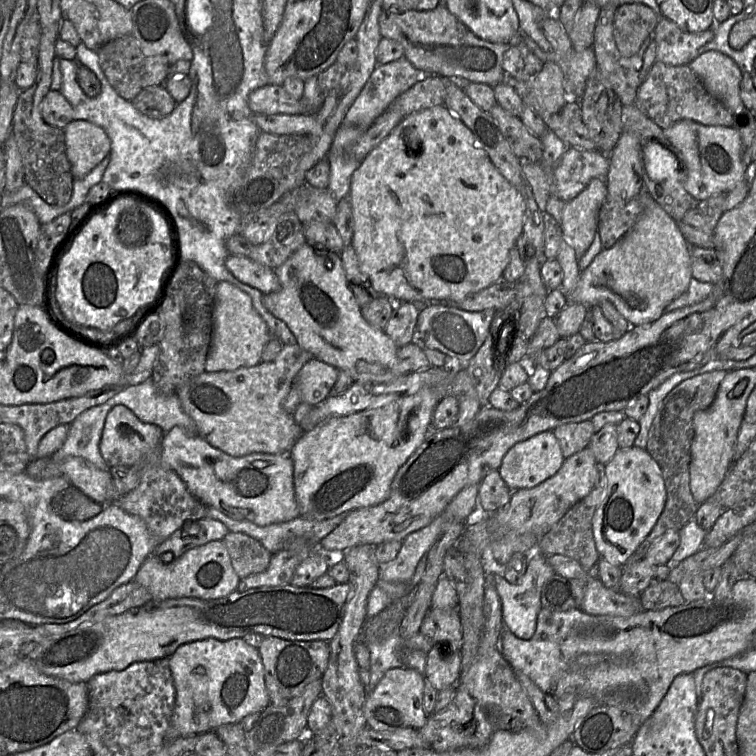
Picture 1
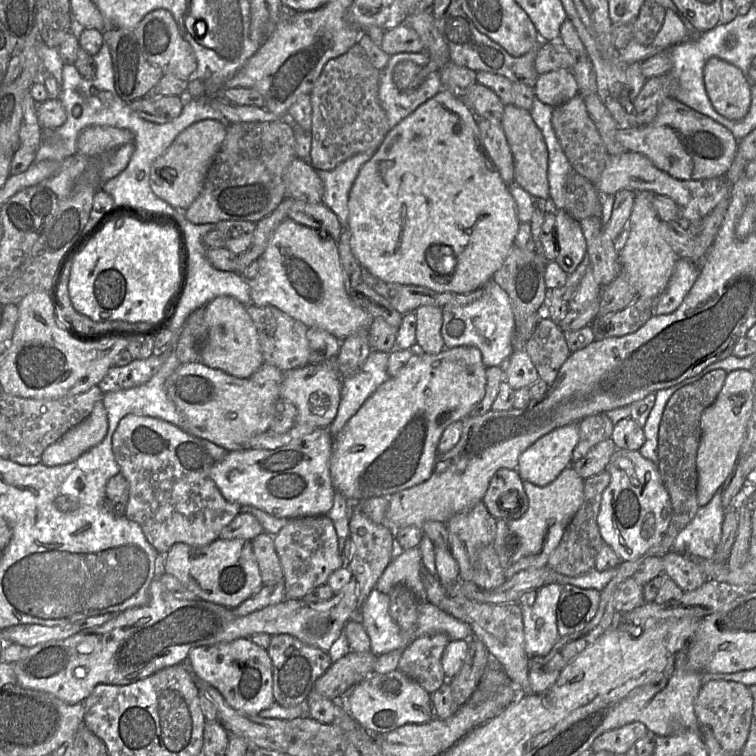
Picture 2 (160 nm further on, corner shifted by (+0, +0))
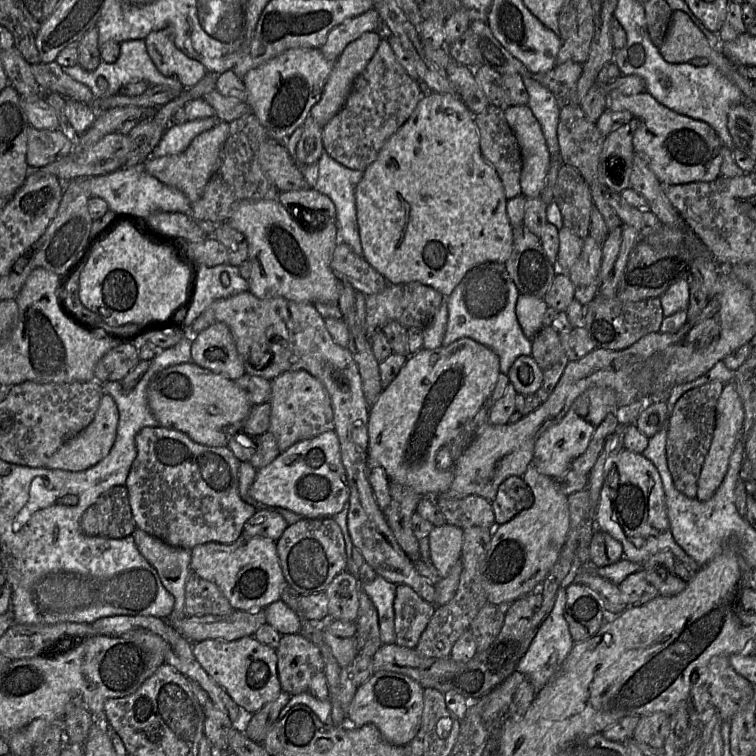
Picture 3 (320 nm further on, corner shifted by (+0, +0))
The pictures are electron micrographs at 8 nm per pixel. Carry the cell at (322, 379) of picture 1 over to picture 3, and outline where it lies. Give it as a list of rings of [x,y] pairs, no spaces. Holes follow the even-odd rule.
[[[305,370],[284,372],[271,380],[271,397],[269,403],[271,405],[271,416],[268,431],[274,435],[280,453],[286,451],[299,441],[314,438],[334,429],[334,416],[330,397],[323,384]]]

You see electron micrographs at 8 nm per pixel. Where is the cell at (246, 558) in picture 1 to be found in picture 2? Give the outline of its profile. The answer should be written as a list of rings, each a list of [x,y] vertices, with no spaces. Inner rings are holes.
[[[267,533],[257,535],[251,540],[251,545],[263,584],[274,585],[283,582],[283,570],[274,547],[273,536]]]

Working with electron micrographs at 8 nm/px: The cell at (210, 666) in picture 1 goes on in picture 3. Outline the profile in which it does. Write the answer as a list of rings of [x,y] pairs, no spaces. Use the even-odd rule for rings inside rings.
[[[254,635],[226,641],[207,639],[193,643],[193,655],[246,715],[259,711],[278,697],[281,690],[277,673],[277,656],[273,648],[259,642]]]

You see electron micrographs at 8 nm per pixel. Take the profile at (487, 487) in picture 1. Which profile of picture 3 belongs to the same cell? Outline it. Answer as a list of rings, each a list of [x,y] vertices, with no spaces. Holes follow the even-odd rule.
[[[508,477],[500,484],[491,502],[495,523],[502,525],[509,522],[520,512],[529,509],[533,502],[533,493],[522,477]]]

